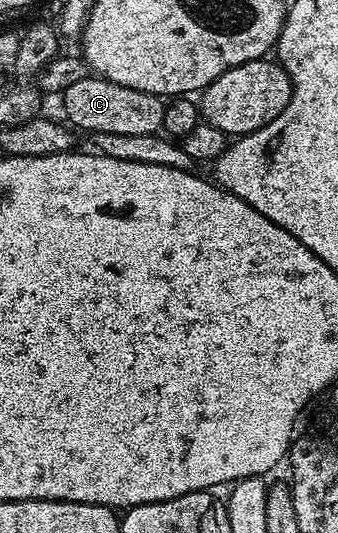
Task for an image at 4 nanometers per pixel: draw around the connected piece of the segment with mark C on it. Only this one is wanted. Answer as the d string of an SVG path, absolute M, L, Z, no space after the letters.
M87 74L80 78L80 82L72 82L72 86L61 93L60 99L66 111L65 119L75 129L83 128L87 134L158 134L163 131L166 108L163 97L153 96L144 90L132 90L100 76Z

